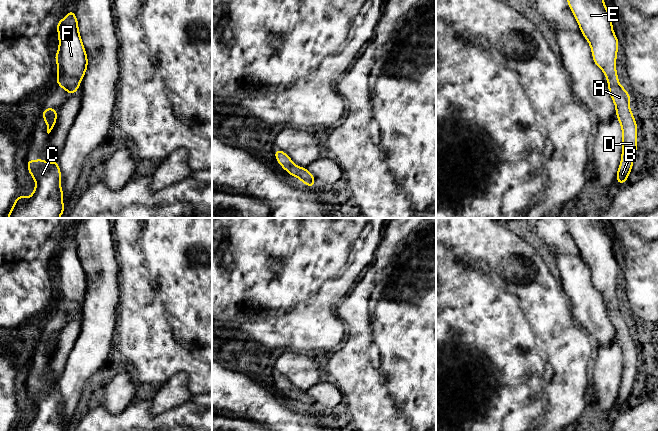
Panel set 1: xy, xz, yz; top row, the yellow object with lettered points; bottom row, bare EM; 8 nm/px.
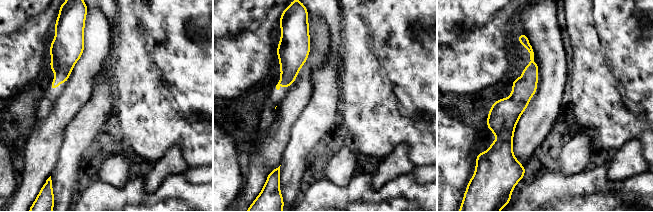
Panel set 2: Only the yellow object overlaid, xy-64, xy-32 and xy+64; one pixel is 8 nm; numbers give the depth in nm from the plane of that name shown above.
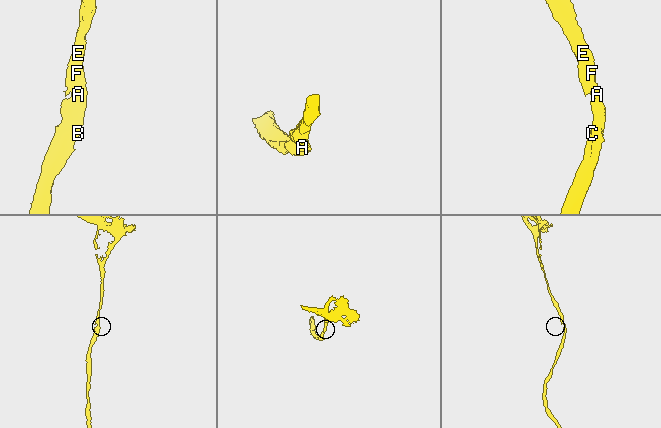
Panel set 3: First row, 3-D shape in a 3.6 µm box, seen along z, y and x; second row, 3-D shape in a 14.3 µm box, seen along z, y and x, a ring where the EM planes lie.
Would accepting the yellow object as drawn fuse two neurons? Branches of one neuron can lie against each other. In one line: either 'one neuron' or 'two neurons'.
one neuron

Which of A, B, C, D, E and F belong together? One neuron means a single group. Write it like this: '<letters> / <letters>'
A B C D E F

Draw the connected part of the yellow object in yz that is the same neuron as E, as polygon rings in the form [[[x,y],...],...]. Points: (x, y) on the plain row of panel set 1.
[[[564,218],[570,234],[576,242],[580,255],[589,266],[594,287],[602,293],[607,306],[610,320],[616,331],[616,340],[622,352],[622,380],[621,387],[618,392],[616,406],[625,408],[632,390],[637,374],[637,348],[633,337],[629,332],[631,319],[626,316],[623,310],[618,306],[618,299],[616,297],[616,281],[619,266],[612,252],[612,243],[609,234],[604,229],[604,222],[602,218]]]

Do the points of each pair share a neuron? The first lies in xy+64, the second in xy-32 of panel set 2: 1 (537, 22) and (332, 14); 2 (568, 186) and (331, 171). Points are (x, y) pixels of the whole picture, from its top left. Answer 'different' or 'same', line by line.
1: same
2: different

